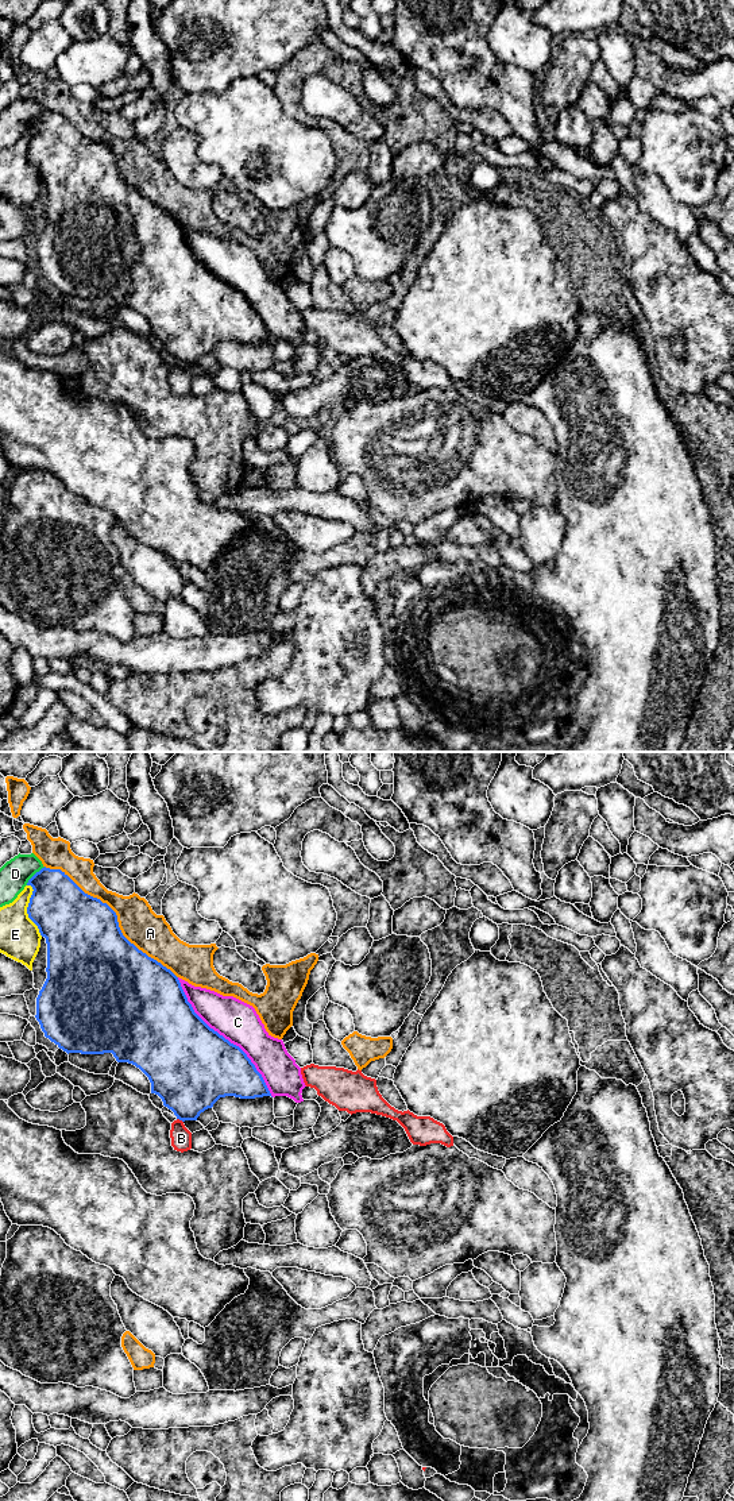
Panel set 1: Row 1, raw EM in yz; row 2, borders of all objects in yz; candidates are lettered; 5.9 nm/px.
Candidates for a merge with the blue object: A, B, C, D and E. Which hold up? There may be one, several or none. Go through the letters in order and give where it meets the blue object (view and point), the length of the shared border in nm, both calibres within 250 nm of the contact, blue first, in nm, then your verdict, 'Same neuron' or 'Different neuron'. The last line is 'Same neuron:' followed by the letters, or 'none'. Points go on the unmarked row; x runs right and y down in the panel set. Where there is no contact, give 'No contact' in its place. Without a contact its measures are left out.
A: Touches blue at yz (116, 159). Shared border 1050 nm. Thickness 460 nm (blue) against 240 nm. Different neuron
B: Touches blue at yz (180, 363). Shared border 50 nm. Thickness 420 nm (blue) against 130 nm. Different neuron
C: Touches blue at yz (223, 281). Shared border 900 nm. Thickness 500 nm (blue) against 240 nm. Same neuron
D: Touches blue at yz (34, 119). Shared border 160 nm. Thickness 340 nm (blue) against 180 nm. Different neuron
E: Touches blue at yz (27, 154). Shared border 320 nm. Thickness 360 nm (blue) against 240 nm. Different neuron
Same neuron: C

